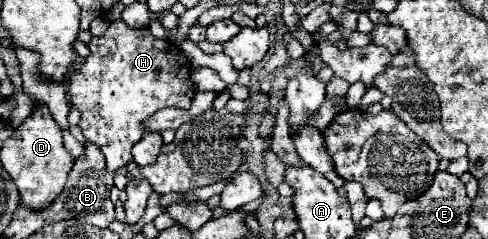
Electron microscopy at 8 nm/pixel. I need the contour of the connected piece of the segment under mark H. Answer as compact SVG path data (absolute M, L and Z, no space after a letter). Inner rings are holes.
M113 21L103 37L93 37L89 43L91 55L77 65L77 71L69 79L71 107L81 113L79 127L85 139L93 139L107 157L107 167L111 171L125 167L133 161L131 147L143 137L143 119L153 115L163 107L189 109L195 97L195 85L191 81L189 63L181 49L169 39L155 39L149 29L131 29L123 21Z

